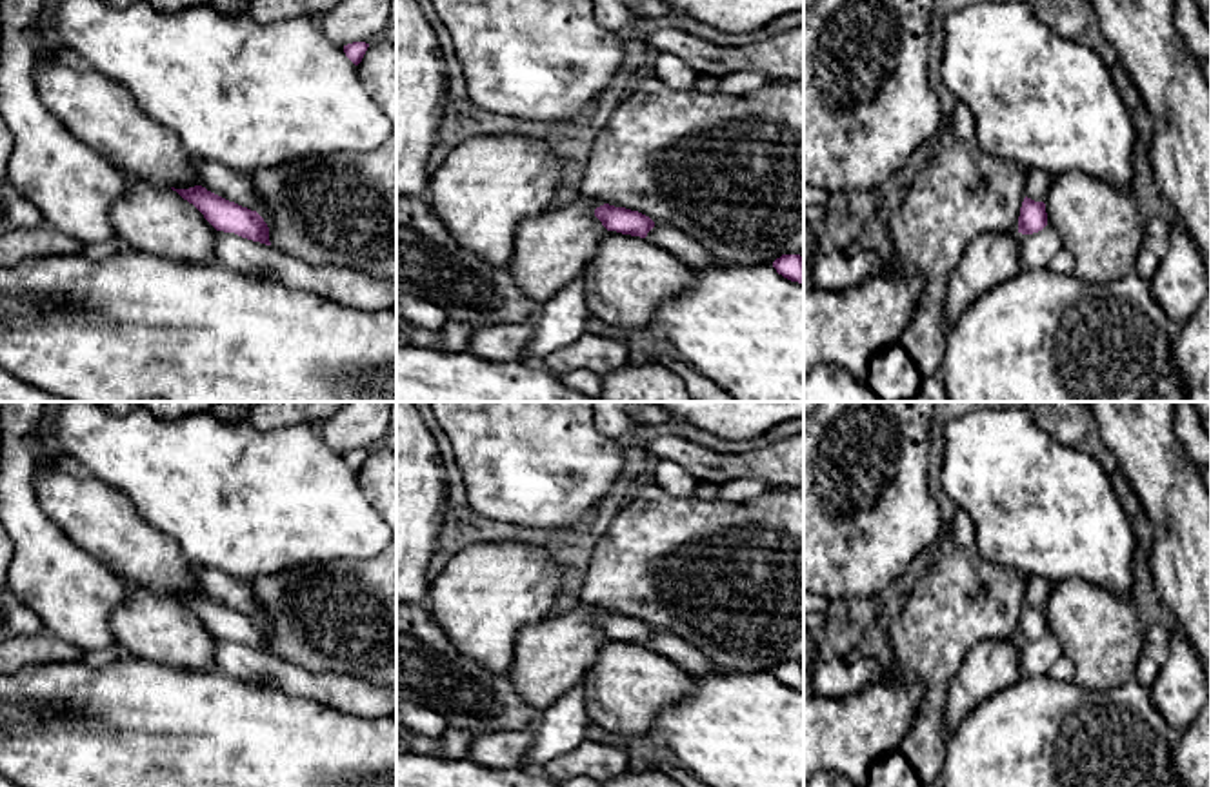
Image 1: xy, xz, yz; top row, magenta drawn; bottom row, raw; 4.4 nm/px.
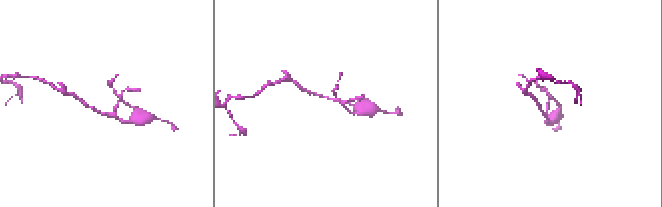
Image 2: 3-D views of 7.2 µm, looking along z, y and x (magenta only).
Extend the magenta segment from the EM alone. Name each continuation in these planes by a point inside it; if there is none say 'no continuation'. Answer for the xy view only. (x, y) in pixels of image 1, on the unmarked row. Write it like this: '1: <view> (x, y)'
1: xy (353, 695)

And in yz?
1: yz (1037, 657)

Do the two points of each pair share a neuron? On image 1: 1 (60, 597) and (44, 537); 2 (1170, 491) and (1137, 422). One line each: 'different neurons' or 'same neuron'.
1: same neuron
2: same neuron

